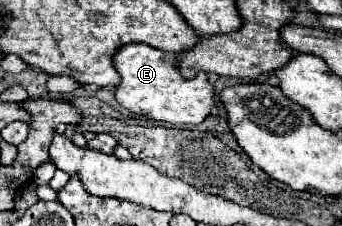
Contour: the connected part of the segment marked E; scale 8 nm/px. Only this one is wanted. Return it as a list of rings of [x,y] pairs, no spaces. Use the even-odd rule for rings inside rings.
[[[128,44],[114,56],[114,66],[122,76],[122,82],[116,86],[116,100],[134,114],[168,124],[200,124],[216,106],[210,76],[200,72],[194,80],[182,78],[178,74],[178,56],[174,52],[162,52],[148,44]]]

